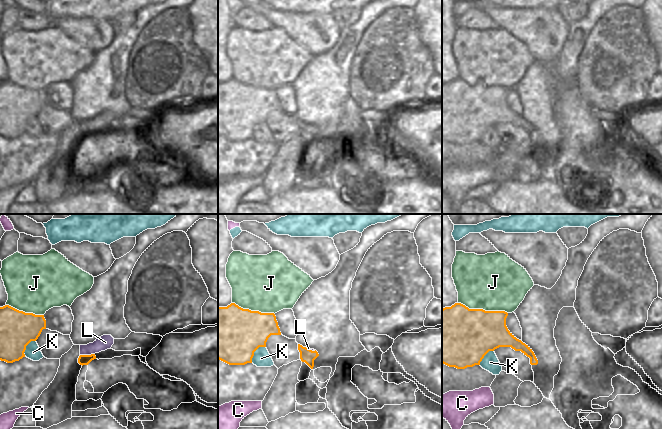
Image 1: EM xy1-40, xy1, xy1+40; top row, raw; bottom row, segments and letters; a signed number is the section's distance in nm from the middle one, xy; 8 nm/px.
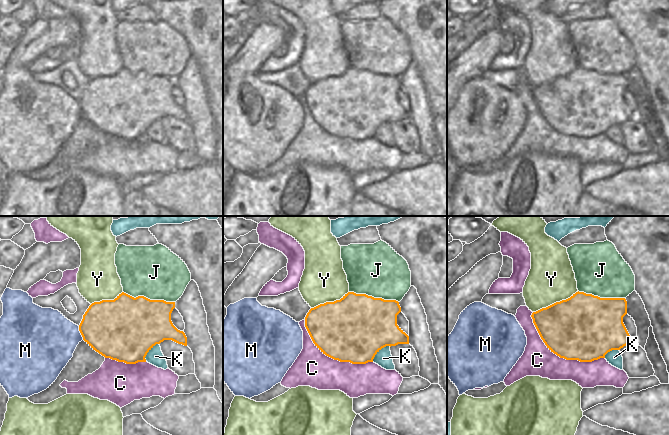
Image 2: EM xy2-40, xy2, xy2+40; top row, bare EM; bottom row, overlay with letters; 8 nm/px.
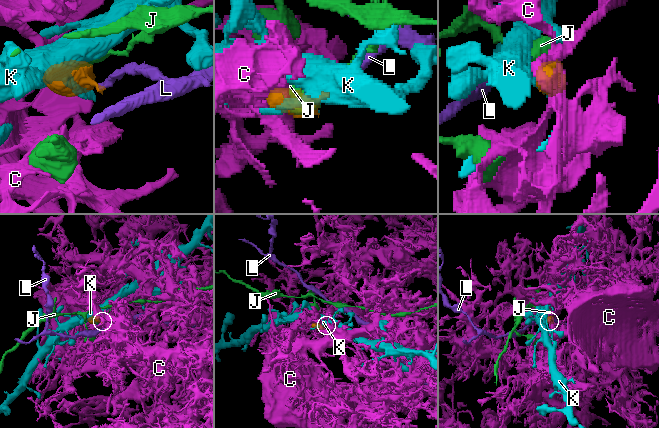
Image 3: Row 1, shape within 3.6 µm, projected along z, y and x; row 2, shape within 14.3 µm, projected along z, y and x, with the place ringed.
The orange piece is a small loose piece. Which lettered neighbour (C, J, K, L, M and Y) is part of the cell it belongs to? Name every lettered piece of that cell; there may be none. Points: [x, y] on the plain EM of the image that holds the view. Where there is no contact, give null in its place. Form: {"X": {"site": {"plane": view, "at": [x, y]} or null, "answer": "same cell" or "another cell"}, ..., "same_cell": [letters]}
{"C": {"site": {"plane": "xy2+40", "at": [559, 132]}, "answer": "another cell"}, "J": {"site": {"plane": "xy2-40", "at": [149, 75]}, "answer": "another cell"}, "K": {"site": {"plane": "xy2", "at": [378, 127]}, "answer": "another cell"}, "L": {"site": {"plane": "xy1-40", "at": [87, 131]}, "answer": "same cell"}, "M": {"site": {"plane": "xy2-40", "at": [80, 108]}, "answer": "another cell"}, "Y": {"site": {"plane": "xy2+40", "at": [556, 78]}, "answer": "another cell"}, "same_cell": ["L"]}

